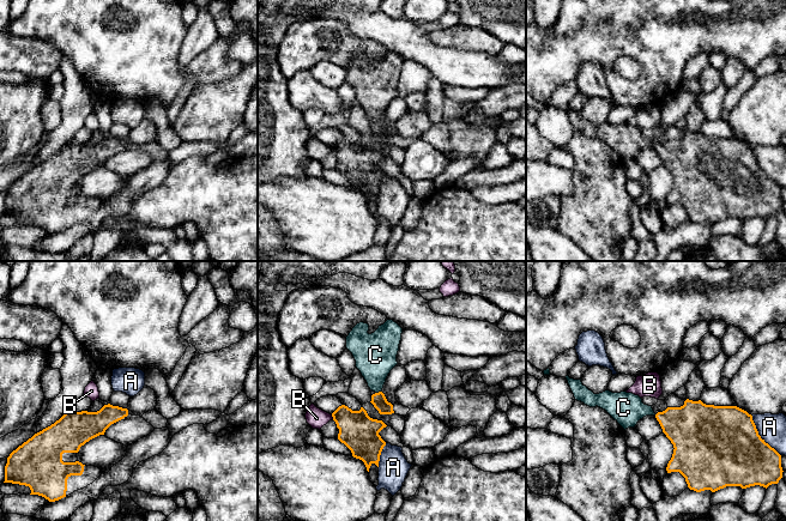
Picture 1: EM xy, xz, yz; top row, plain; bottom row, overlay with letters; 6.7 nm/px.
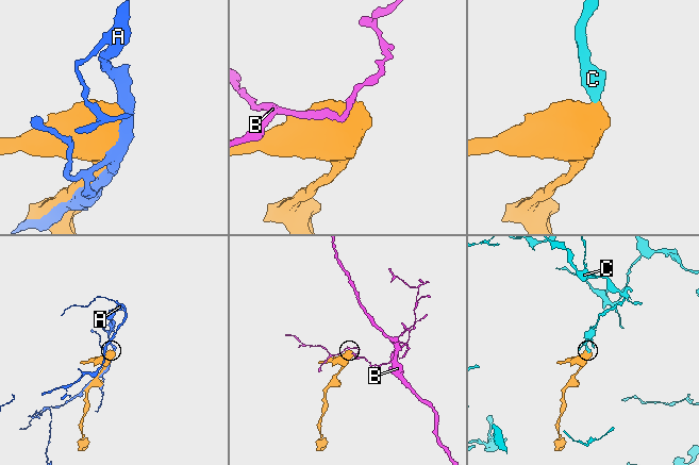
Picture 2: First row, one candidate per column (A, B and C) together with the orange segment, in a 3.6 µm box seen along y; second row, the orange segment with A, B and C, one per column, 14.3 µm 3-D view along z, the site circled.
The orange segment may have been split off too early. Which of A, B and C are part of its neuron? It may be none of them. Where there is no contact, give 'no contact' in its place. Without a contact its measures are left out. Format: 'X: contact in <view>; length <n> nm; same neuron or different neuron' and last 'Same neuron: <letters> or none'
A: contact in yz; length 340 nm; different neuron
B: contact in xz; length 40 nm; different neuron
C: contact in xz; length 50 nm; same neuron
Same neuron: C

